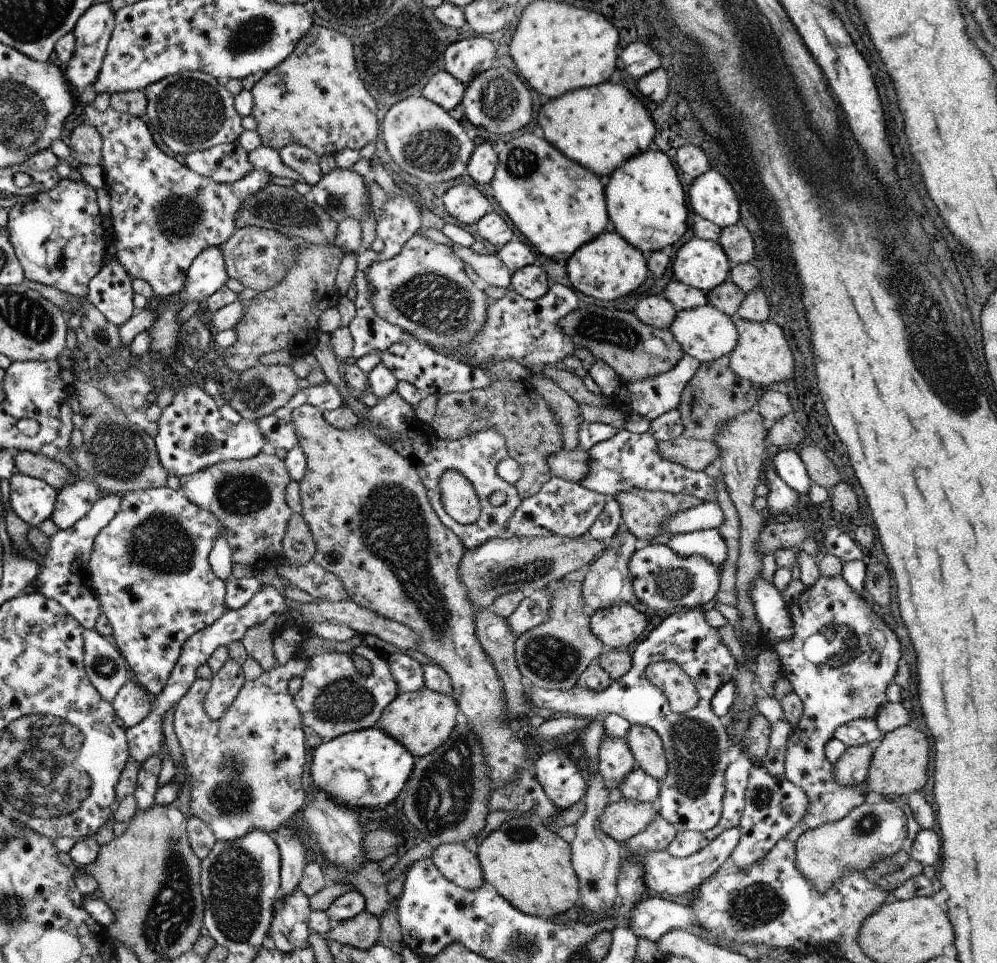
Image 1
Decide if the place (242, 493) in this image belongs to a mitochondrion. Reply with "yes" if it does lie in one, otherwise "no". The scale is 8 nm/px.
yes

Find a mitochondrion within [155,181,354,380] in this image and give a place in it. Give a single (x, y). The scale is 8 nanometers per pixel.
(282, 211)

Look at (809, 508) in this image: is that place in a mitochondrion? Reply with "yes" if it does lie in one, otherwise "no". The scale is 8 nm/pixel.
no

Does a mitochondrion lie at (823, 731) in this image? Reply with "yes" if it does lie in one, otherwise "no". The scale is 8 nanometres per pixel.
no

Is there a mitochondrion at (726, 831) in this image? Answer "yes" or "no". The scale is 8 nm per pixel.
no

